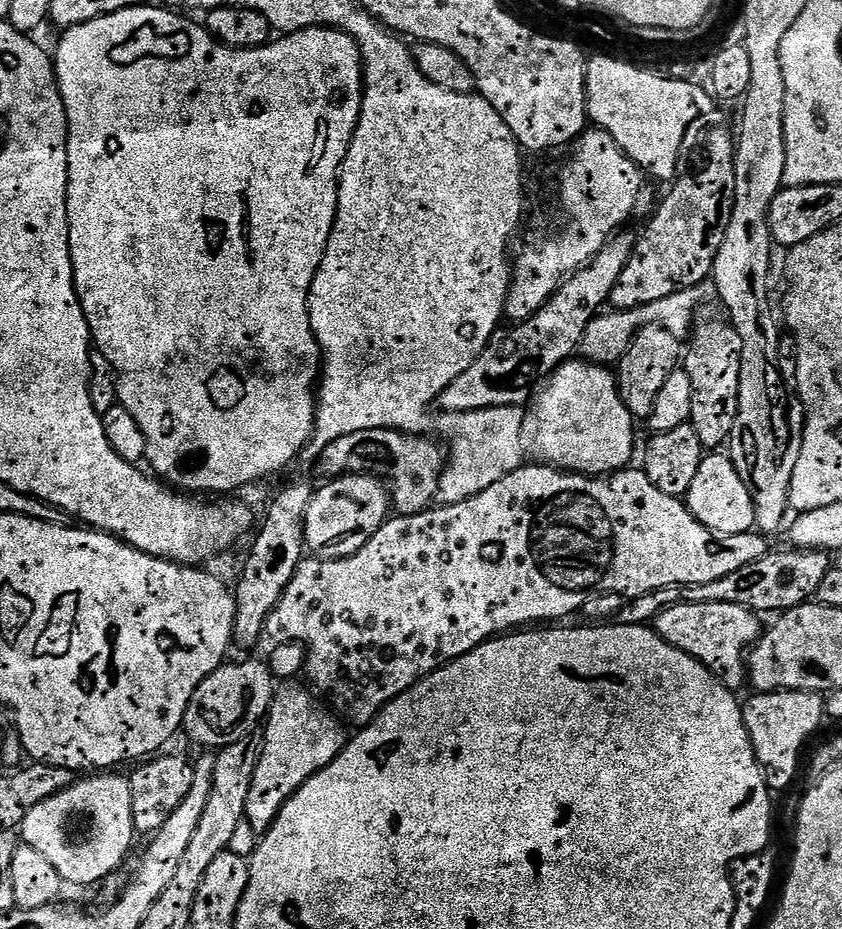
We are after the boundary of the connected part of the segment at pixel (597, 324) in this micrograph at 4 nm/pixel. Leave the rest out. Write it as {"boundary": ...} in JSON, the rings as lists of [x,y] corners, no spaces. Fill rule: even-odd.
{"boundary":[[[703,287],[682,290],[678,294],[670,294],[670,298],[661,298],[658,302],[650,302],[641,308],[608,310],[595,316],[590,326],[586,326],[586,334],[580,343],[579,355],[589,362],[605,366],[615,365],[624,357],[624,351],[632,345],[632,339],[635,338],[637,332],[649,326],[664,328],[678,338],[684,338],[684,335],[687,337],[694,328],[692,311],[695,310],[696,303],[703,298],[704,291]]]}

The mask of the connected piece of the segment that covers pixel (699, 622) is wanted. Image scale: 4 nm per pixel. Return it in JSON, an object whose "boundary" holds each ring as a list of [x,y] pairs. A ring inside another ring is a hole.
{"boundary":[[[726,602],[675,604],[656,617],[654,630],[668,644],[673,644],[703,664],[720,683],[730,689],[740,690],[748,680],[746,657],[762,635],[760,620],[761,617],[746,606],[734,606]]]}

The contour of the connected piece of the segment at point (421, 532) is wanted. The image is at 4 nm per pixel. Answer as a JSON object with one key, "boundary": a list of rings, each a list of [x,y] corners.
{"boundary":[[[525,463],[523,468],[506,474],[502,482],[494,482],[490,490],[474,498],[466,498],[457,504],[441,503],[422,514],[413,516],[393,515],[385,520],[378,534],[374,534],[374,538],[370,538],[370,542],[366,542],[366,546],[362,546],[362,550],[358,550],[352,556],[341,560],[305,558],[300,561],[290,586],[286,586],[278,606],[270,614],[266,625],[266,636],[267,639],[272,639],[273,645],[299,642],[307,648],[306,677],[308,676],[309,680],[307,683],[323,697],[327,707],[341,721],[349,725],[356,724],[355,726],[366,725],[394,698],[398,698],[406,690],[414,687],[418,681],[426,679],[430,673],[443,668],[445,664],[451,664],[453,660],[472,652],[478,645],[485,644],[486,641],[501,634],[523,629],[525,626],[543,625],[540,624],[543,620],[560,622],[563,621],[560,620],[563,616],[572,616],[575,612],[577,615],[583,609],[584,603],[599,592],[635,598],[663,588],[685,588],[691,584],[714,582],[714,578],[726,578],[726,574],[734,574],[734,570],[742,570],[742,566],[750,566],[750,562],[758,562],[758,558],[762,558],[769,551],[770,545],[764,541],[767,539],[759,531],[722,536],[702,526],[702,522],[694,518],[694,514],[681,497],[662,494],[662,490],[658,490],[658,486],[650,482],[650,478],[643,470],[613,472],[604,479],[586,476],[579,472],[565,472],[563,468],[540,464]]]}

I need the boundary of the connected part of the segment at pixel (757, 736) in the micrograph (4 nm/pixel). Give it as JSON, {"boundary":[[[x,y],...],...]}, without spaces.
{"boundary":[[[761,692],[743,701],[744,721],[750,742],[756,751],[761,768],[768,775],[768,787],[788,788],[800,764],[804,743],[826,720],[826,700],[819,692]]]}

